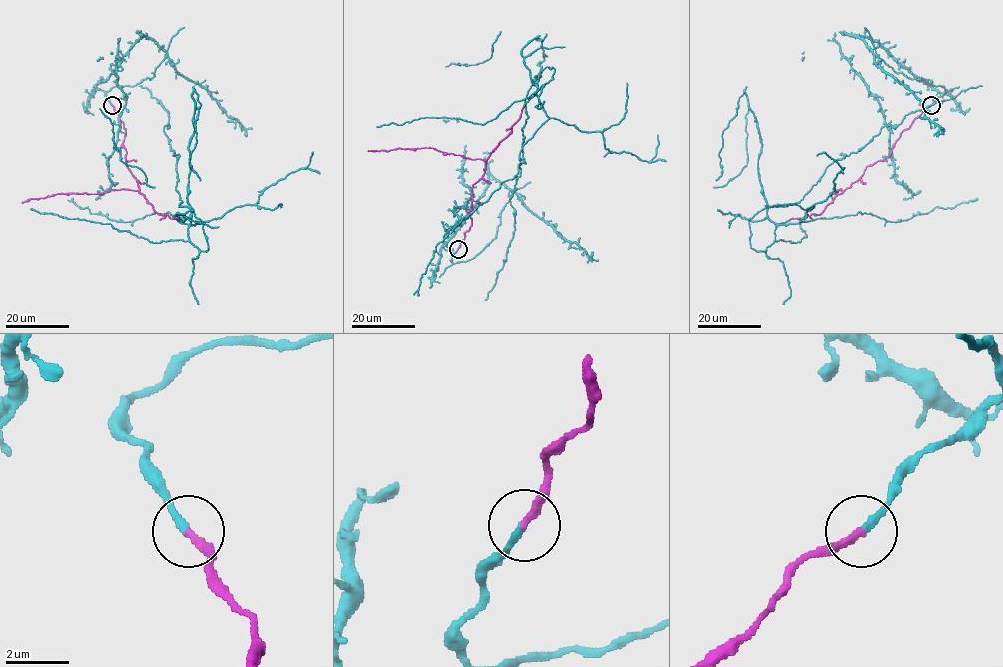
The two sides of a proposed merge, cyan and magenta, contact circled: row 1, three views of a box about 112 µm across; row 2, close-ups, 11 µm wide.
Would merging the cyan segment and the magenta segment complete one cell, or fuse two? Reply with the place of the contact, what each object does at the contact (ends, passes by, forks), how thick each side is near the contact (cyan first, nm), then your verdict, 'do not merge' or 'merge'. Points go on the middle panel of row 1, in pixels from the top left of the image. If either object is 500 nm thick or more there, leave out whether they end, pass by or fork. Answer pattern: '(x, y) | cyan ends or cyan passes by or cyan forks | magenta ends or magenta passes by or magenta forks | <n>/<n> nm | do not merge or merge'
(458, 249) | cyan ends | magenta ends | 260/240 nm | merge

